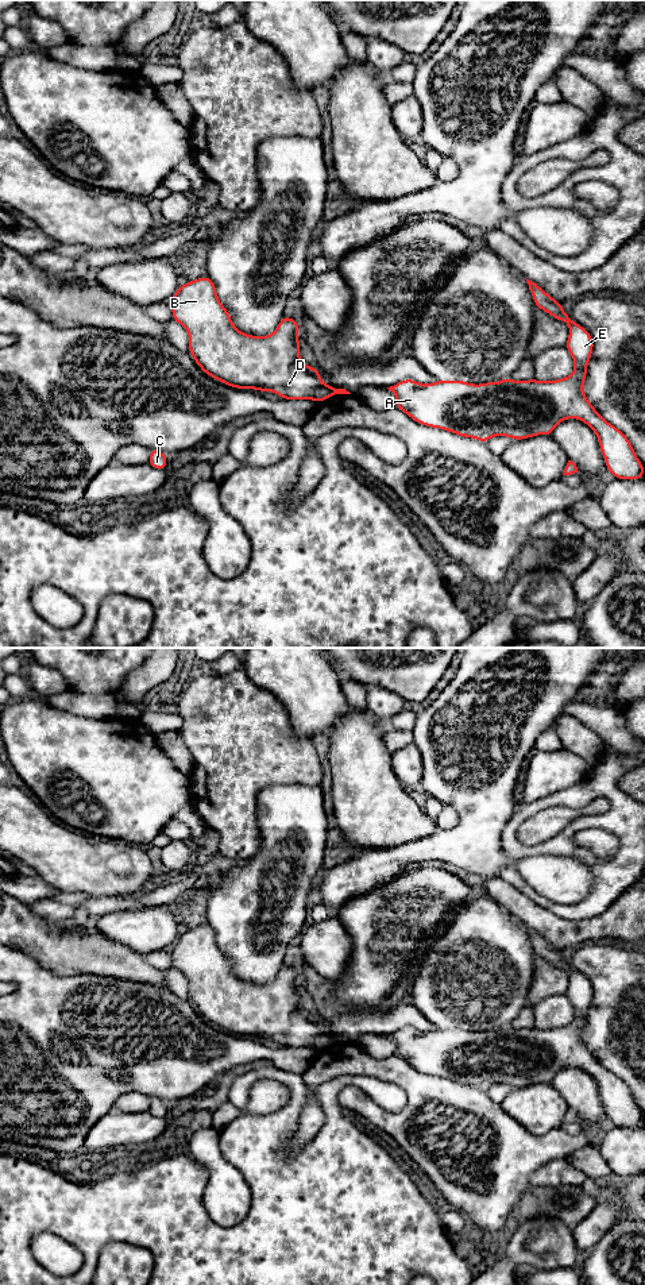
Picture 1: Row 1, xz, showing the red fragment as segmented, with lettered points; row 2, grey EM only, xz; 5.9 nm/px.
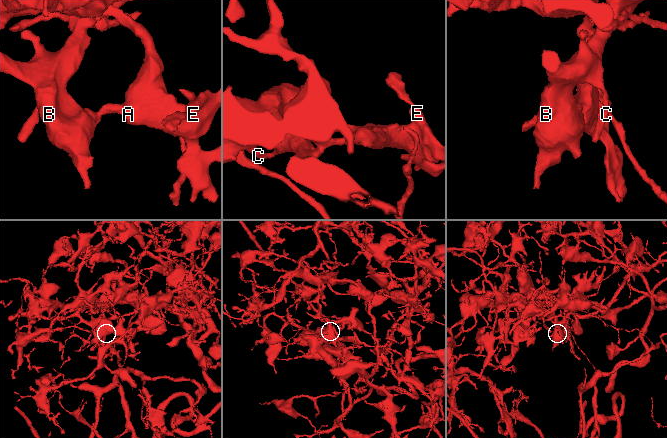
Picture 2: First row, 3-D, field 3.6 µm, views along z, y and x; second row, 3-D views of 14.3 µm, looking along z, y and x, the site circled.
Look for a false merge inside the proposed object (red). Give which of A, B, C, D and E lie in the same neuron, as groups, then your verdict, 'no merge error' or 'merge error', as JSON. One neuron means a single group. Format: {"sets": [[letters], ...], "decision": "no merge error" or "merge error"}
{"sets": [["A", "E"], ["B", "C", "D"]], "decision": "merge error"}

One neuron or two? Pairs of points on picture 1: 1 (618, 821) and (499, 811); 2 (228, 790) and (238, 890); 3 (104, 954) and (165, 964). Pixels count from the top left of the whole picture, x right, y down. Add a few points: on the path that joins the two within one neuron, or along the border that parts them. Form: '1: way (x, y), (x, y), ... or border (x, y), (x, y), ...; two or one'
1: border (518, 807), (505, 824), (501, 842); two
2: border (259, 830), (259, 849), (247, 861); two
3: border (145, 956), (151, 965), (163, 972); two

